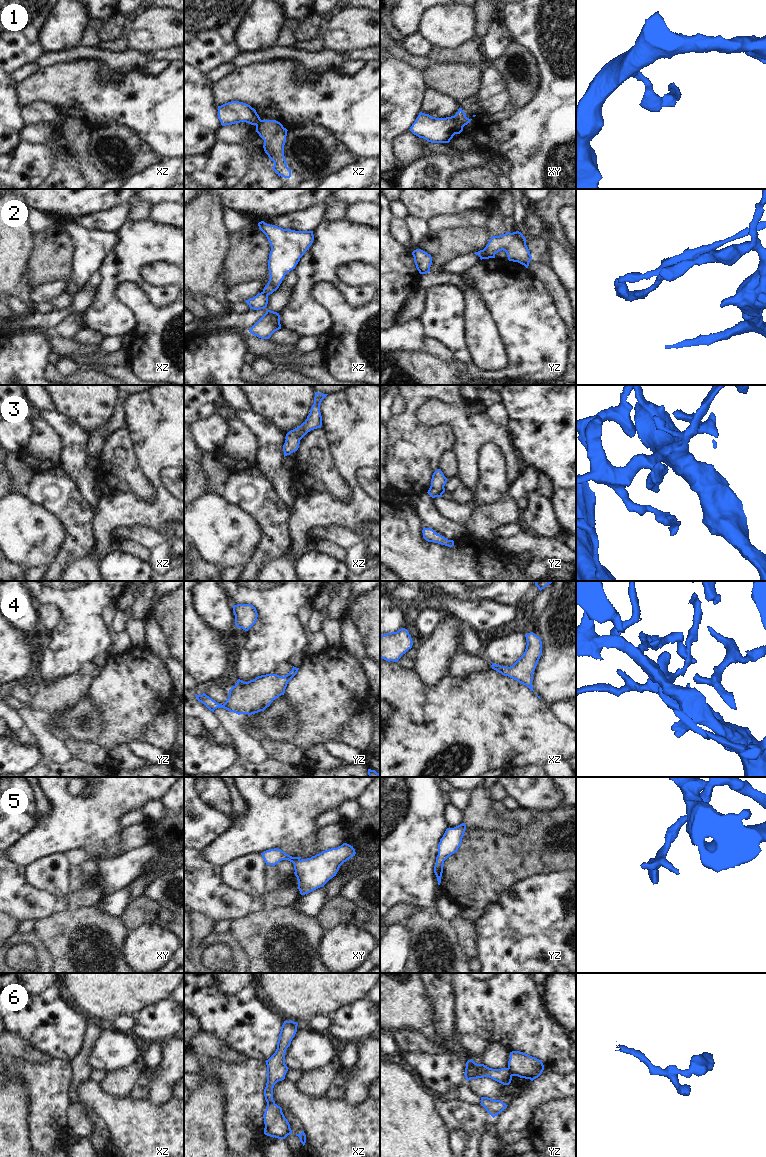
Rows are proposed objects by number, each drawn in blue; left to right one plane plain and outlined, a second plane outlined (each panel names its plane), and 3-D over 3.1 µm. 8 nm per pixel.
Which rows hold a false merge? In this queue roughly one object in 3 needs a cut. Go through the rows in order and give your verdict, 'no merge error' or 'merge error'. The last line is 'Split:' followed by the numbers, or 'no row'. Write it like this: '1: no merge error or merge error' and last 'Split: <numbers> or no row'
1: merge error
2: merge error
3: no merge error
4: no merge error
5: no merge error
6: merge error
Split: 1, 2, 6

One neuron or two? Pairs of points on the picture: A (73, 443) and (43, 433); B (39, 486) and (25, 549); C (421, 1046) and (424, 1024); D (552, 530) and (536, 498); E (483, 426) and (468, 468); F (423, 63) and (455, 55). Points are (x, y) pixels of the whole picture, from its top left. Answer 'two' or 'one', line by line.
A: two
B: two
C: two
D: one
E: one
F: two

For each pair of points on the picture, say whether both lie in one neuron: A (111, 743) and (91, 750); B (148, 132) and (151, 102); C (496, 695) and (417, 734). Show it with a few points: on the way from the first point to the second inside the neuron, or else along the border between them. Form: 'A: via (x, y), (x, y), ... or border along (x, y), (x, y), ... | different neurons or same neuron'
A: border along (96, 742), (105, 753) | different neurons
B: via (151, 125), (151, 109) | same neuron
C: via (476, 715), (463, 728), (450, 734), (437, 734) | same neuron

